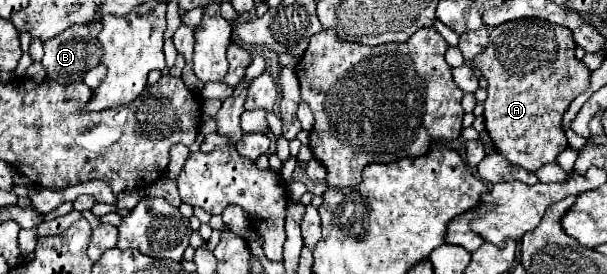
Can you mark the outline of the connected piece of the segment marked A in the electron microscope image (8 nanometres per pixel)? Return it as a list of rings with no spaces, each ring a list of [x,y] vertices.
[[[517,19],[489,33],[489,45],[473,59],[473,67],[487,79],[485,127],[497,153],[513,165],[537,171],[567,149],[561,131],[563,113],[571,101],[589,87],[589,69],[575,57],[573,33],[567,27],[541,21]]]

